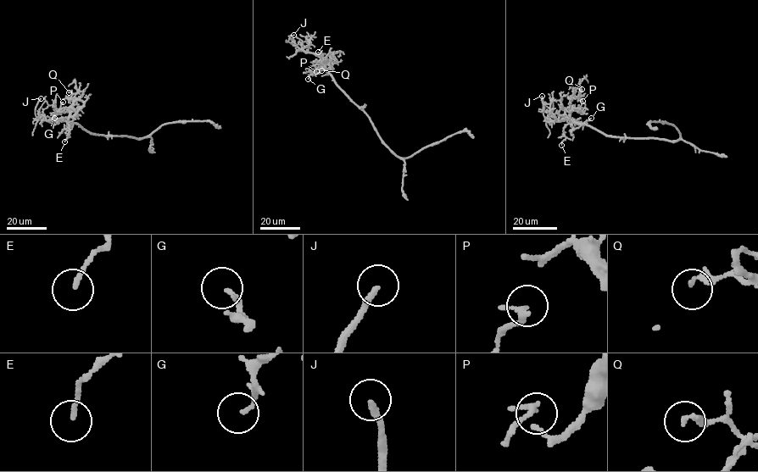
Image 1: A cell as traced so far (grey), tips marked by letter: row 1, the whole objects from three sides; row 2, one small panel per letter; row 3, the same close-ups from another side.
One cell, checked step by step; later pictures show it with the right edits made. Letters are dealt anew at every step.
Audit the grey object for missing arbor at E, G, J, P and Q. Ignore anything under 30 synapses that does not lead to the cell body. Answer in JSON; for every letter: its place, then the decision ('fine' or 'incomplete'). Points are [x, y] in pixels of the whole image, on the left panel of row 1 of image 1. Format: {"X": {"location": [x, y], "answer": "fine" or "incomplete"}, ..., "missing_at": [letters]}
{"E": {"location": [64, 141], "answer": "fine"}, "G": {"location": [54, 118], "answer": "fine"}, "J": {"location": [41, 98], "answer": "incomplete"}, "P": {"location": [63, 102], "answer": "fine"}, "Q": {"location": [69, 92], "answer": "fine"}, "missing_at": ["J"]}

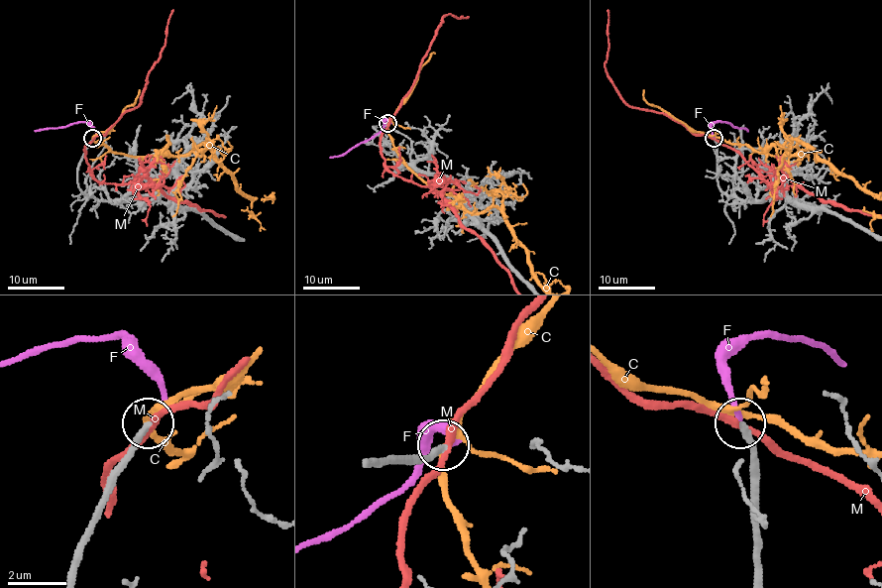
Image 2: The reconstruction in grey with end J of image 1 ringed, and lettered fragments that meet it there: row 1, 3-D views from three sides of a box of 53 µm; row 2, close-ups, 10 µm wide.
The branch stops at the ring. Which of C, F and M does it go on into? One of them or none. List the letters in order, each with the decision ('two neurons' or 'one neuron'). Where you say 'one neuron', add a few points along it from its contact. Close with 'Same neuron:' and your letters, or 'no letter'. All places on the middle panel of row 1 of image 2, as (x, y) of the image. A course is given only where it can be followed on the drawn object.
C: two neurons
F: one neuron; it runs (388, 123), (382, 131), (344, 154), (330, 158)
M: two neurons
Same neuron: F

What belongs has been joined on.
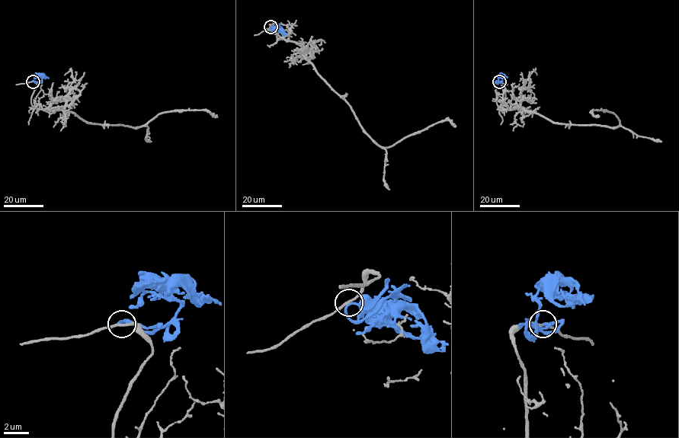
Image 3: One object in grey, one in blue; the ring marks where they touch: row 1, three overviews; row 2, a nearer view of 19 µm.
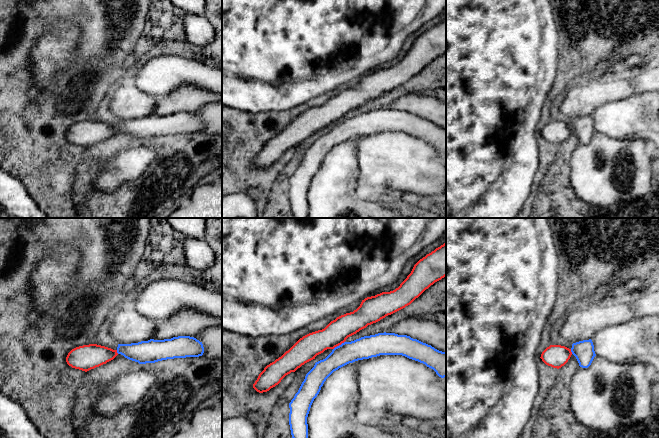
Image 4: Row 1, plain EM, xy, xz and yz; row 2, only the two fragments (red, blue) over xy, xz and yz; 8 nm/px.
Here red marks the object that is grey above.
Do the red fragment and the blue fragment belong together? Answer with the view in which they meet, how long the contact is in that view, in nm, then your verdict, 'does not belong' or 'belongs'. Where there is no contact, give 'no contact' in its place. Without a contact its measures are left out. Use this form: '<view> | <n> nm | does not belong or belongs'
xz | 120 nm | does not belong

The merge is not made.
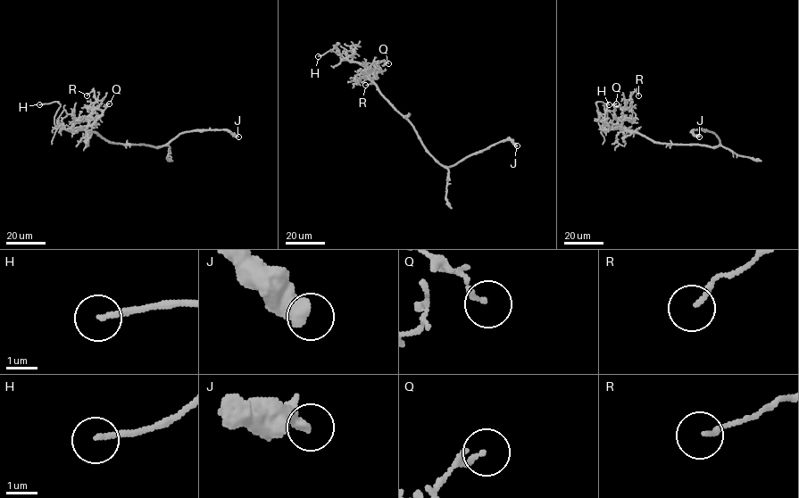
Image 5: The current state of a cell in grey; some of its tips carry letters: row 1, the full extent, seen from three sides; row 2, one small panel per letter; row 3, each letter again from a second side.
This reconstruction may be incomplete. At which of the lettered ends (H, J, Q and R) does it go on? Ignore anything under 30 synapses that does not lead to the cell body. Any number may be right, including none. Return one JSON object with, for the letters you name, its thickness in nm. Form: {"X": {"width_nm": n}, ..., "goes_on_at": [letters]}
{"H": {"width_nm": 160}, "goes_on_at": ["H"]}

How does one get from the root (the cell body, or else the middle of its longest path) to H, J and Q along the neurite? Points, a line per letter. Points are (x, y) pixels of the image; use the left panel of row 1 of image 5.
H: (124, 145), (109, 143), (86, 127), (58, 128), (54, 123), (54, 116), (61, 105), (58, 102), (39, 104)
J: (124, 145), (161, 146), (181, 133), (205, 129), (228, 129), (238, 136)
Q: (124, 145), (109, 143), (87, 129), (109, 103)

